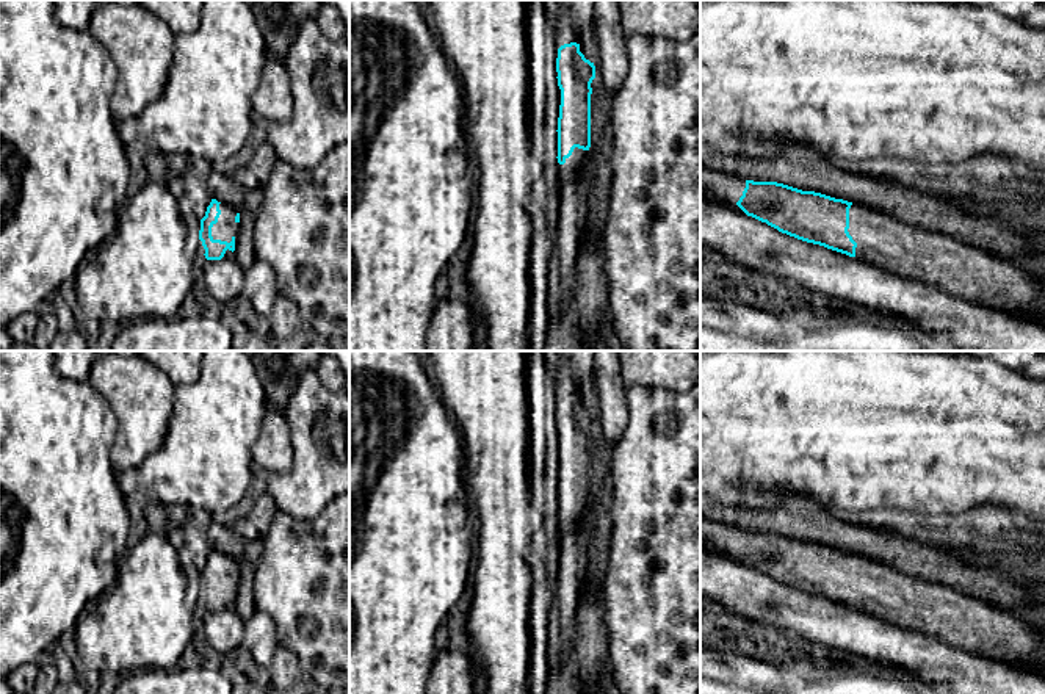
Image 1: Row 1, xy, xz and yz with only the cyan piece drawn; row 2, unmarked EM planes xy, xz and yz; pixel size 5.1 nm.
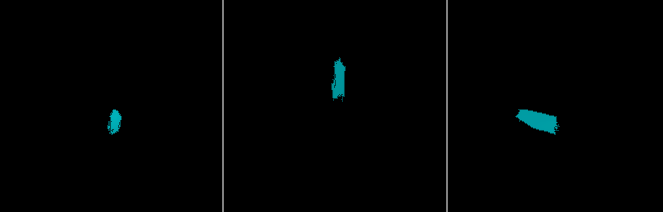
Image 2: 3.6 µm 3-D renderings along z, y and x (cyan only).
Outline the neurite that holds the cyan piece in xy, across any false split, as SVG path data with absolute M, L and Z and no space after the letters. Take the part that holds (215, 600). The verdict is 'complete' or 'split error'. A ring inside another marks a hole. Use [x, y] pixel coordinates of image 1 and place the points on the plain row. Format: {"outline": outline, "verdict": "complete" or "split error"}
{"outline": "M212 550L199 581L199 600L207 613L233 608L238 580L238 561Z", "verdict": "split error"}

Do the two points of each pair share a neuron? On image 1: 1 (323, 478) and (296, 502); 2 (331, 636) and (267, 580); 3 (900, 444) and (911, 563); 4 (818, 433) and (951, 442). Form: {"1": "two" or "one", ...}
{"1": "one", "2": "one", "3": "two", "4": "one"}

